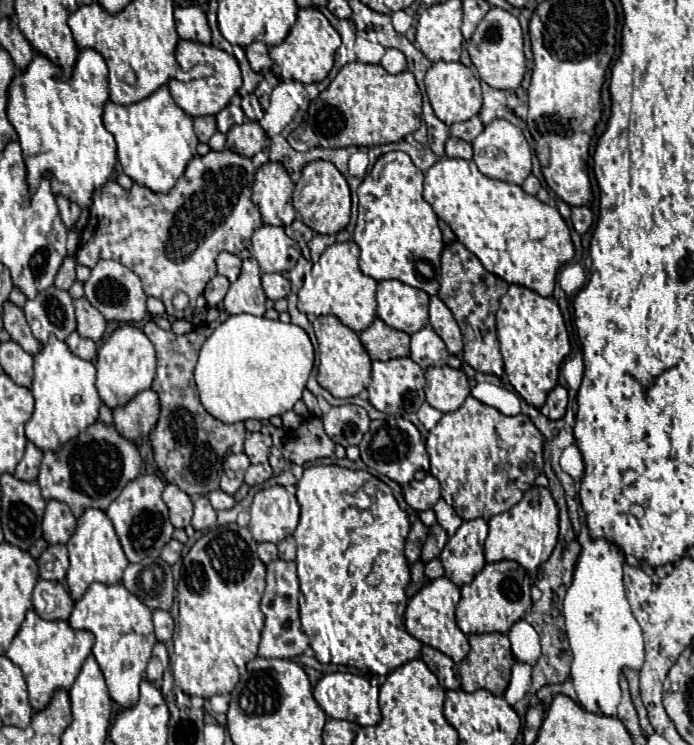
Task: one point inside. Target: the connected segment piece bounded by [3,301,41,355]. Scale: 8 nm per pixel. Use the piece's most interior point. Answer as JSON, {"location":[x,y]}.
{"location":[15,324]}

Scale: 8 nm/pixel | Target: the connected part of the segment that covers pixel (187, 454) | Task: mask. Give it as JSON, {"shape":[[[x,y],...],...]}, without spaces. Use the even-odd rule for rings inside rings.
{"shape":[[[221,311],[221,317],[213,323],[201,325],[185,335],[175,335],[173,331],[165,331],[157,327],[155,321],[149,321],[143,327],[143,333],[155,345],[157,351],[157,377],[153,379],[155,393],[161,401],[161,417],[157,427],[151,431],[151,447],[155,453],[155,463],[163,473],[167,483],[177,485],[189,497],[197,497],[209,491],[219,489],[219,475],[225,455],[231,451],[231,437],[237,437],[237,443],[243,445],[245,441],[245,425],[233,423],[225,425],[219,419],[211,417],[199,401],[197,387],[193,381],[193,369],[197,363],[197,353],[205,339],[227,319],[227,313]],[[241,439],[241,441],[239,441]]]}

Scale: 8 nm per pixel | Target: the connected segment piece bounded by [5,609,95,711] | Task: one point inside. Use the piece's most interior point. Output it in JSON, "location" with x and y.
{"location":[50,654]}

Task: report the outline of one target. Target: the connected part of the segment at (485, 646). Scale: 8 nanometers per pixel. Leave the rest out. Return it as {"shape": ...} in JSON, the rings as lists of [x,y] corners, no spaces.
{"shape":[[[475,633],[475,635],[469,635],[469,645],[471,645],[471,651],[461,661],[461,667],[459,667],[461,689],[467,693],[473,693],[477,689],[487,689],[493,695],[503,695],[503,691],[509,685],[511,667],[515,661],[507,635],[503,635],[503,633],[483,633],[483,635]]]}

